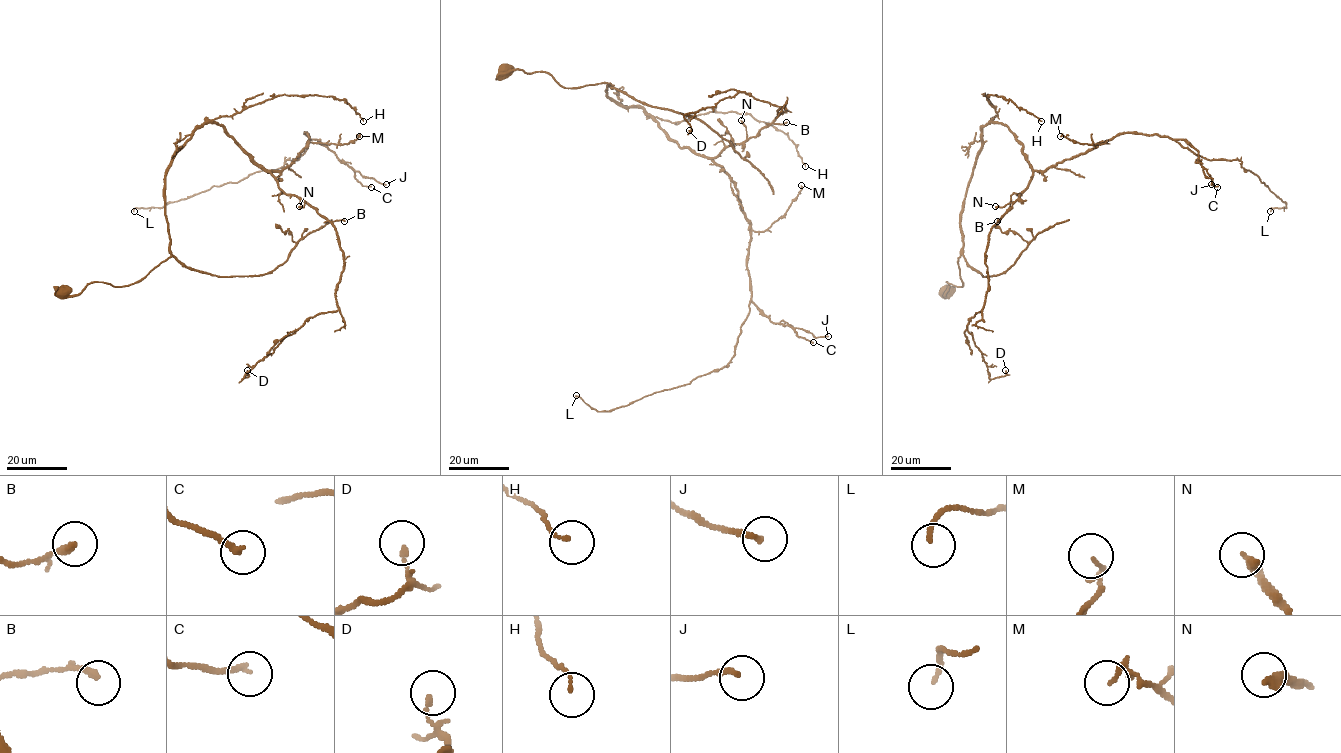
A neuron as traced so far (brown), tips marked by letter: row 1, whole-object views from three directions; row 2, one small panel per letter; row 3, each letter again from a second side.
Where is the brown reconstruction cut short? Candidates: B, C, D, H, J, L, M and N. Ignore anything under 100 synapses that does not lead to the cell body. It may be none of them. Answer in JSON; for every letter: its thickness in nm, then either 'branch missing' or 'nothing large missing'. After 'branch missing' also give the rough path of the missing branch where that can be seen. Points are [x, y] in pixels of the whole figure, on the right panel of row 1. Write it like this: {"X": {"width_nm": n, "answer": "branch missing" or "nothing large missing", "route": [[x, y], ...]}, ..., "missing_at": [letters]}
{"B": {"width_nm": 240, "answer": "nothing large missing"}, "C": {"width_nm": 190, "answer": "nothing large missing"}, "D": {"width_nm": 140, "answer": "nothing large missing"}, "H": {"width_nm": 120, "answer": "nothing large missing"}, "J": {"width_nm": 190, "answer": "nothing large missing"}, "L": {"width_nm": 140, "answer": "nothing large missing"}, "M": {"width_nm": 120, "answer": "nothing large missing"}, "N": {"width_nm": 340, "answer": "nothing large missing"}, "missing_at": []}

